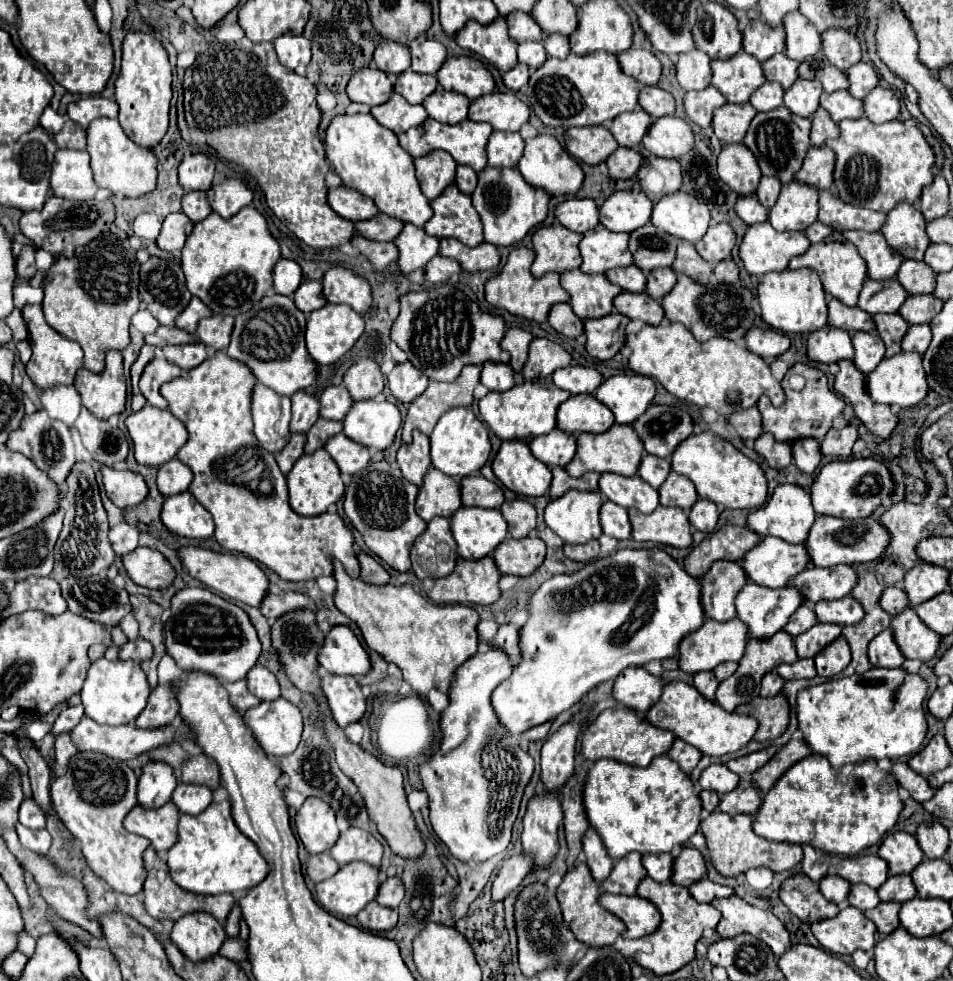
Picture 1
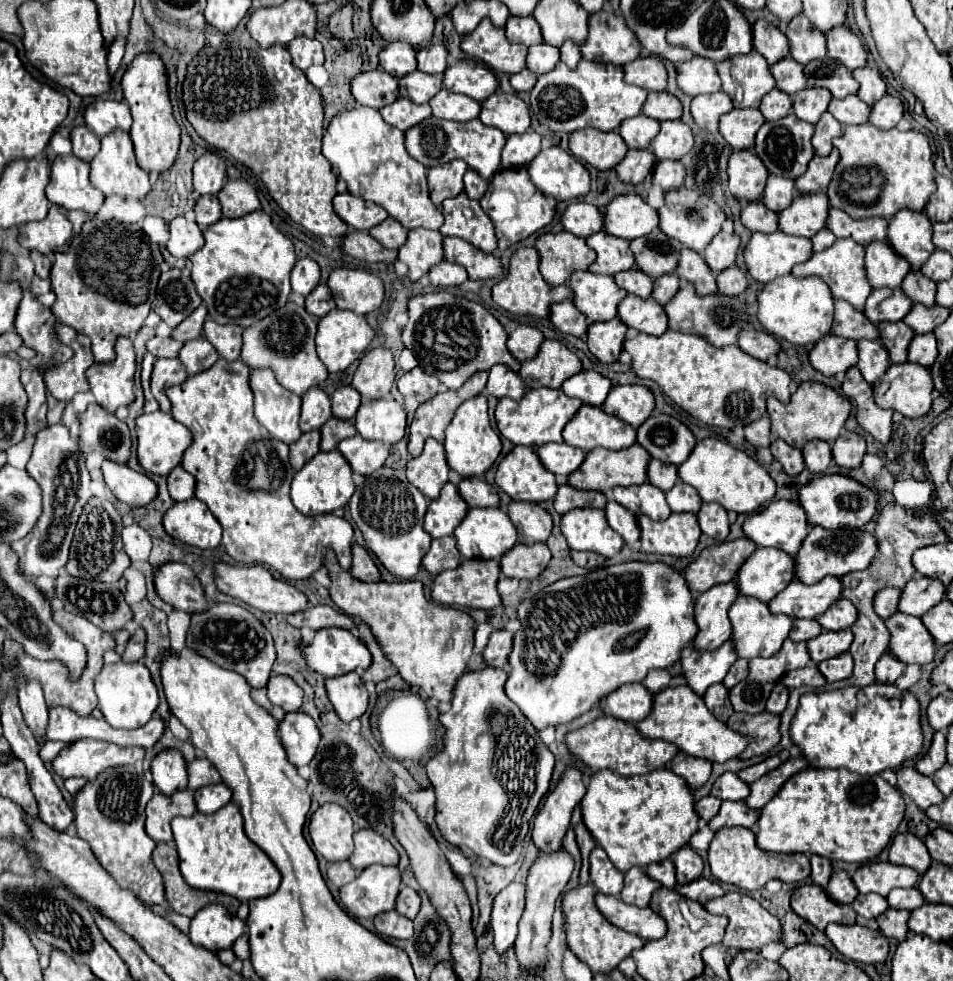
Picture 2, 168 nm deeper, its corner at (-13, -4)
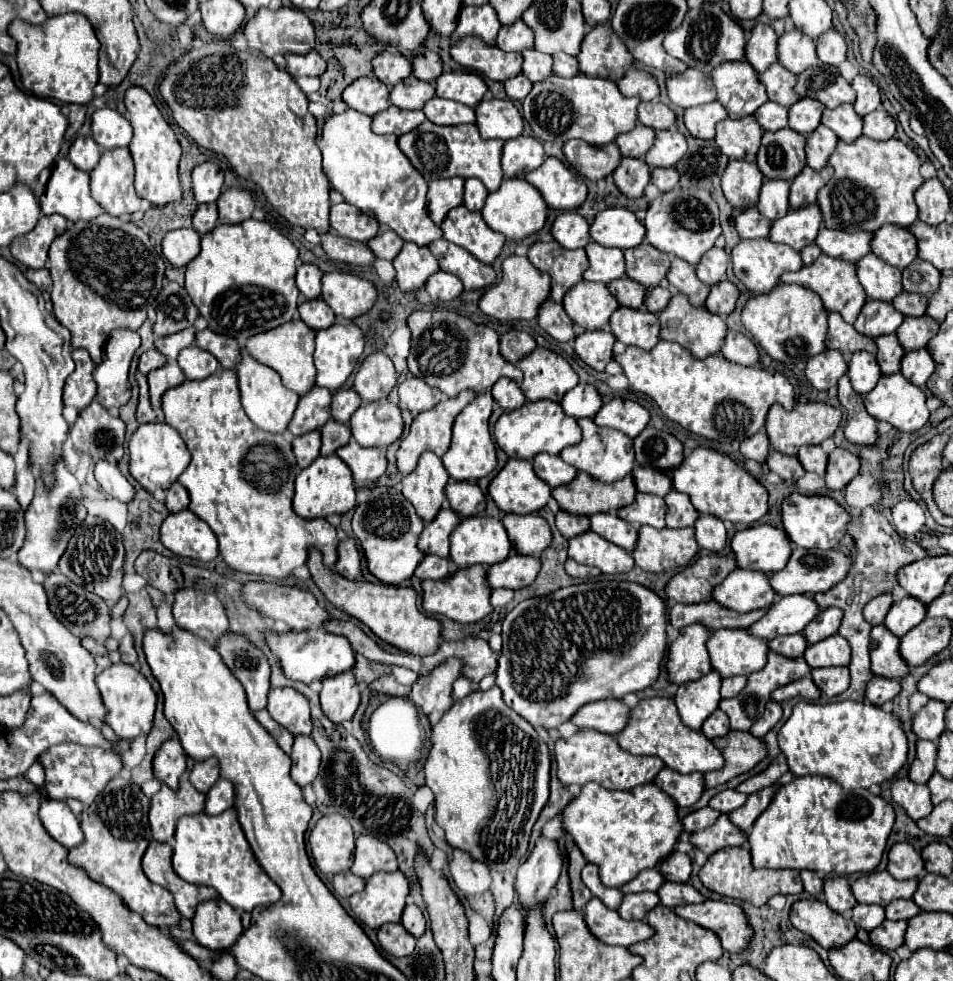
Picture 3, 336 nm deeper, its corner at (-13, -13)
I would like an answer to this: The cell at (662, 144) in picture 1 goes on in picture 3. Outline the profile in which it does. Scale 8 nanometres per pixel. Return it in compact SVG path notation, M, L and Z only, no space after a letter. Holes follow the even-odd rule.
M667 129L667 131L657 131L653 149L647 151L645 161L651 169L673 167L685 153L687 153L687 141L683 133L679 133L677 129Z

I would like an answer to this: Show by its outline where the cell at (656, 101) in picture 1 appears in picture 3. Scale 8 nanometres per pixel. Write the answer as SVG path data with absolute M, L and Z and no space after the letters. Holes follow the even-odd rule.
M651 101L651 103L641 103L639 105L639 123L659 131L659 129L671 129L675 127L675 113L663 105L661 101Z

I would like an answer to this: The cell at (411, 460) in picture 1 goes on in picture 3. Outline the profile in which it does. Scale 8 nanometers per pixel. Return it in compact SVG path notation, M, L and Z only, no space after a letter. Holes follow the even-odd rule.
M425 451L419 457L419 465L415 467L415 471L403 477L401 491L413 503L417 515L429 523L445 503L447 481L449 473L443 467L441 457L431 451Z

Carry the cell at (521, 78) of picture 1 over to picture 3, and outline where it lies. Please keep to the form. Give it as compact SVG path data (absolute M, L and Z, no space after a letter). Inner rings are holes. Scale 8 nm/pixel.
M517 75L517 77L505 81L505 91L507 91L509 99L523 99L531 91L531 81L525 75Z

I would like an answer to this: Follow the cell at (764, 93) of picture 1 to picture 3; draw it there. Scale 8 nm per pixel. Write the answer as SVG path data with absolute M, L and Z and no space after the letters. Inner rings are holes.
M767 101L753 115L759 121L759 125L763 127L763 131L779 131L779 129L787 127L787 107L779 105L775 101Z

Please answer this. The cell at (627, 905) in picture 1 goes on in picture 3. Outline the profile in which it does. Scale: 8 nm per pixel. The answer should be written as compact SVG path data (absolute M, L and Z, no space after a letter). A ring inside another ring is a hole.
M591 897L591 901L585 905L583 913L585 913L585 921L587 921L587 927L591 929L591 933L609 945L629 947L637 941L645 941L645 939L653 937L653 933L655 933L655 929L651 929L651 925L647 925L645 919L641 919L641 921L627 919L625 921L623 917L619 917L617 911L611 911L609 907L605 907L603 901L597 897Z

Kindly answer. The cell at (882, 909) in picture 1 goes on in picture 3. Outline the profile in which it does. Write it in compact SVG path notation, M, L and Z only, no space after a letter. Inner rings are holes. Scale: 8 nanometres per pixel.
M885 919L879 927L875 927L869 933L869 937L871 937L871 943L875 947L897 949L897 947L903 945L905 929L907 929L907 921L889 921L889 919Z

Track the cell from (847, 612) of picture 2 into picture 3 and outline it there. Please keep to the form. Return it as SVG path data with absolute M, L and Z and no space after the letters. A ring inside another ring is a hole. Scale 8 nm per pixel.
M833 607L833 609L825 609L819 613L819 617L815 617L805 629L803 629L803 635L807 639L807 643L817 643L817 641L823 641L831 635L835 635L839 631L839 625L841 625L841 619L843 619L843 611Z

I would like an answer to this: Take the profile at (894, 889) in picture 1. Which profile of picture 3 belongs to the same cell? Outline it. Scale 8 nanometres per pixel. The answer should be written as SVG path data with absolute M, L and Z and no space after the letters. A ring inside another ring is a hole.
M897 899L897 901L891 901L887 907L885 907L885 911L887 911L887 919L911 919L911 917L915 917L921 909L917 907L917 903L915 901L905 901L905 899Z

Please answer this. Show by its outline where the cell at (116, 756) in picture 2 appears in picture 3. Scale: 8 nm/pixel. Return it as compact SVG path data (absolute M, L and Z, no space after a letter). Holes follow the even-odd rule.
M55 745L41 757L41 763L45 765L45 785L47 785L47 795L51 799L65 801L67 797L79 799L85 805L91 805L105 789L107 781L117 777L123 769L123 761L117 753L105 751L105 749L85 749L81 745Z

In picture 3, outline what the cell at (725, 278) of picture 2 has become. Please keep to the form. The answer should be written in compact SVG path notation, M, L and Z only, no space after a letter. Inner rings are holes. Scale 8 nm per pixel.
M721 281L721 283L711 287L711 293L709 293L707 301L705 301L705 307L711 313L727 317L735 309L737 297L739 297L739 289L731 281Z

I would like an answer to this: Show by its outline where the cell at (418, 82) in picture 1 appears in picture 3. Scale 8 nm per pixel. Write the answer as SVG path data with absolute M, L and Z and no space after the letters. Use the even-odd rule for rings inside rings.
M413 75L391 89L391 103L401 109L423 109L423 105L433 97L435 87L431 83L419 81Z

